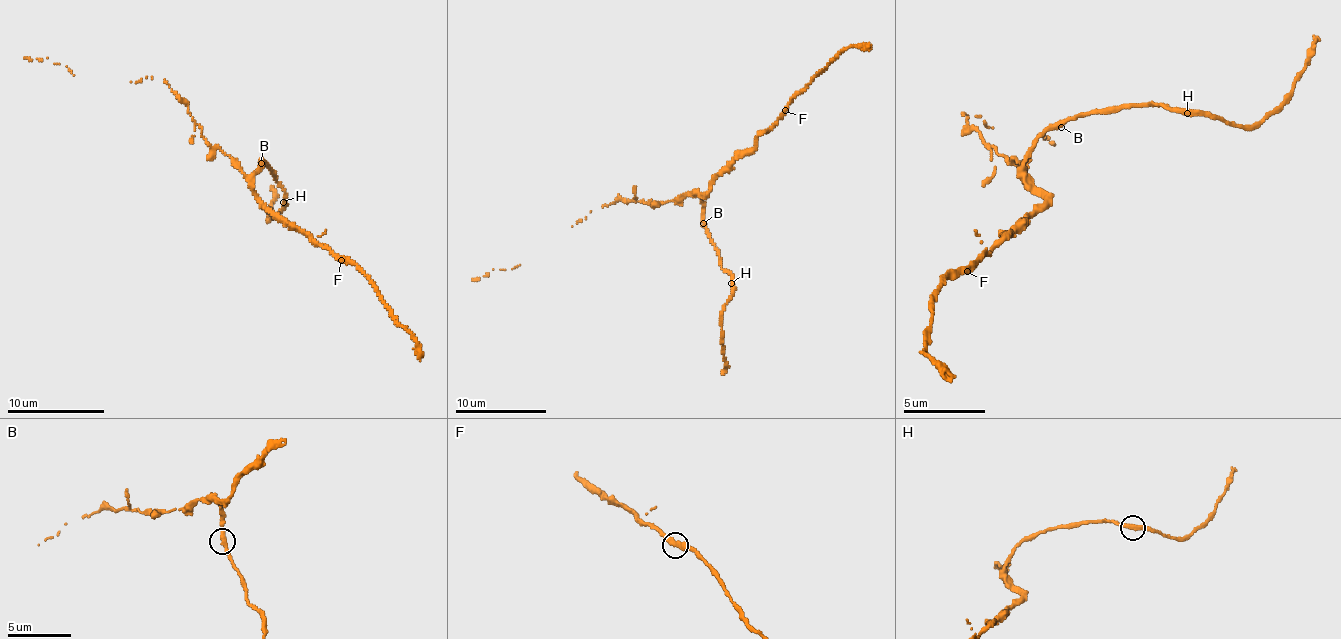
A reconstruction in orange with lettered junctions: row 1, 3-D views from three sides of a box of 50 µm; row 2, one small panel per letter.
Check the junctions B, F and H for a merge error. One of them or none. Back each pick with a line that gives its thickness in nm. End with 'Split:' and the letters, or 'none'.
Split: none

